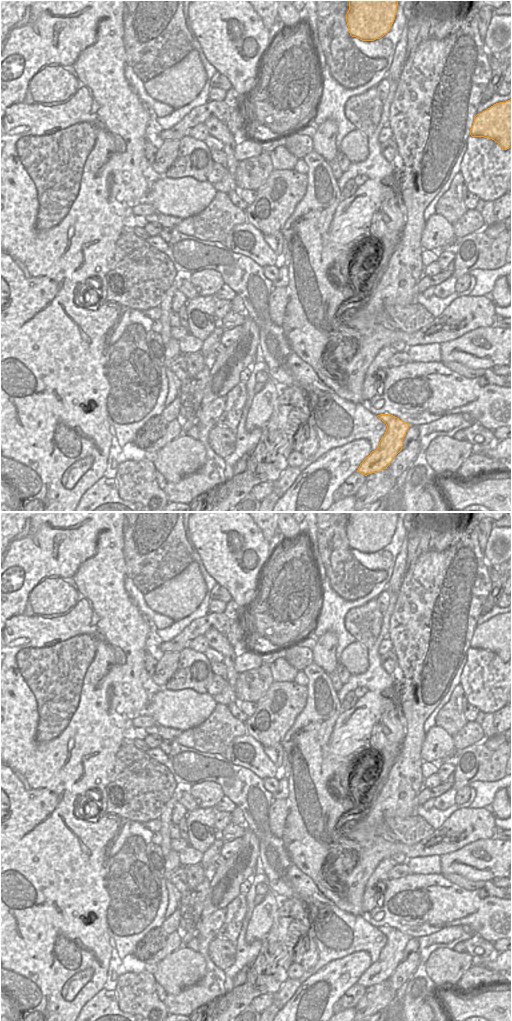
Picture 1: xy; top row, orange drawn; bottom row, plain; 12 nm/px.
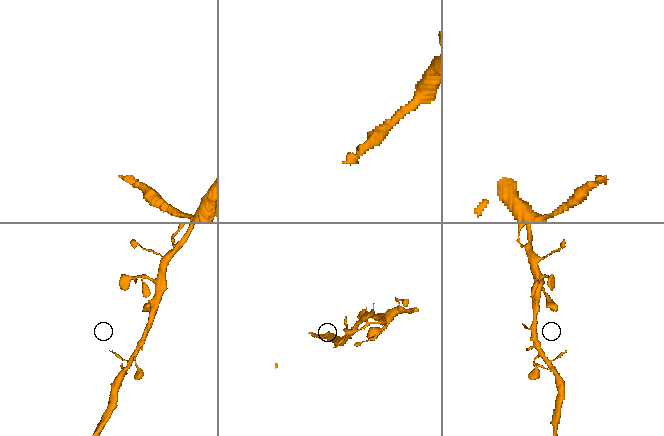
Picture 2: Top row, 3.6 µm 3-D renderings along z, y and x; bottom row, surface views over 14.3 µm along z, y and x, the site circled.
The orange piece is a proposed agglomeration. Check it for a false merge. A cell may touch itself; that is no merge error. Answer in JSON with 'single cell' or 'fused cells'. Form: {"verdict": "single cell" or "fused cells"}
{"verdict": "single cell"}

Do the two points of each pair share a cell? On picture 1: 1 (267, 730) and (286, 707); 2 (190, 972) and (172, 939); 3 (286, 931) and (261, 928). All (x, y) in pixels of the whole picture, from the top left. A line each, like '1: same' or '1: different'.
1: same
2: different
3: different

